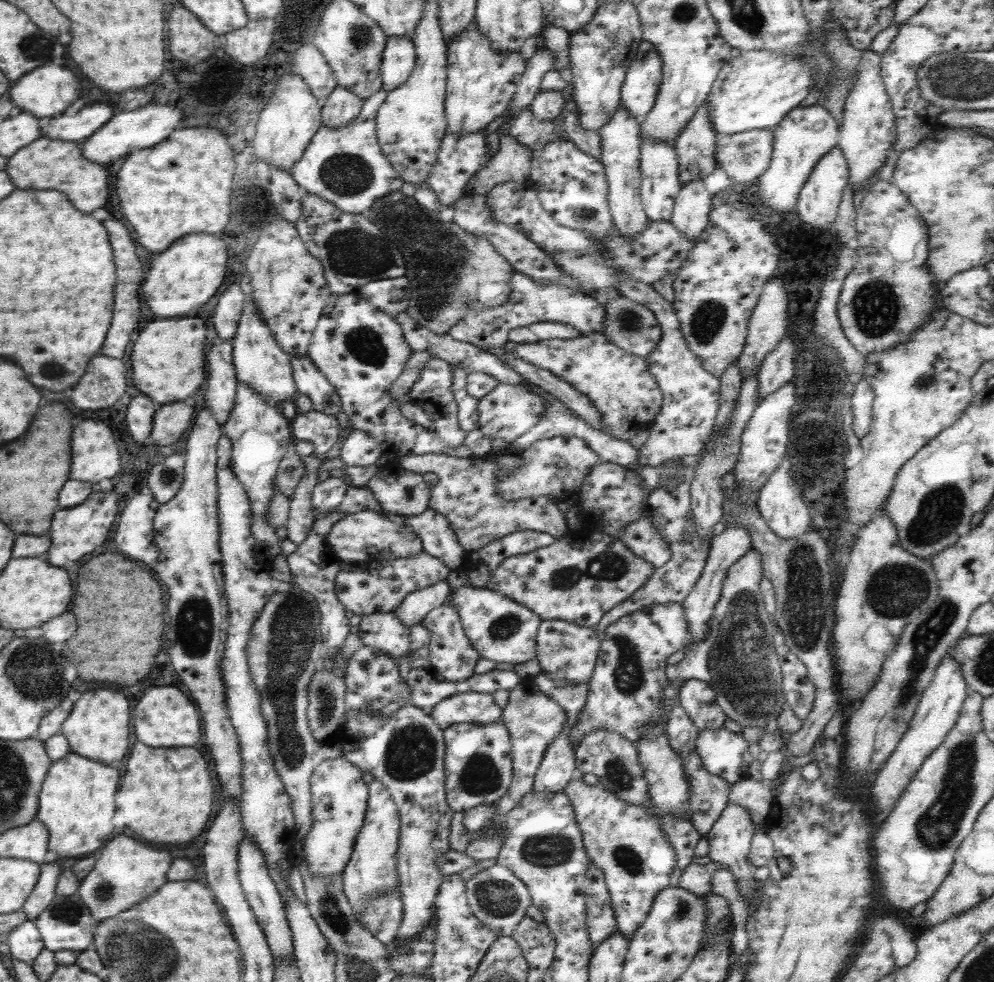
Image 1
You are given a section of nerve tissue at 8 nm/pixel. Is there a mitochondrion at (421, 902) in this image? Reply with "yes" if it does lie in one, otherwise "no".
no

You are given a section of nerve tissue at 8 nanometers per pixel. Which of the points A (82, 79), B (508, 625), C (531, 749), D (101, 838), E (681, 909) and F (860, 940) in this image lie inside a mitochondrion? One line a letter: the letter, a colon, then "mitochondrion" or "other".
A: other
B: mitochondrion
C: other
D: other
E: mitochondrion
F: other

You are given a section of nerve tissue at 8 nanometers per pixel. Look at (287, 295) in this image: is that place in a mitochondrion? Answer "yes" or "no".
no

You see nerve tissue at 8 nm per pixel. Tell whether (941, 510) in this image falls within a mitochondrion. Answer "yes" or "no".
yes

